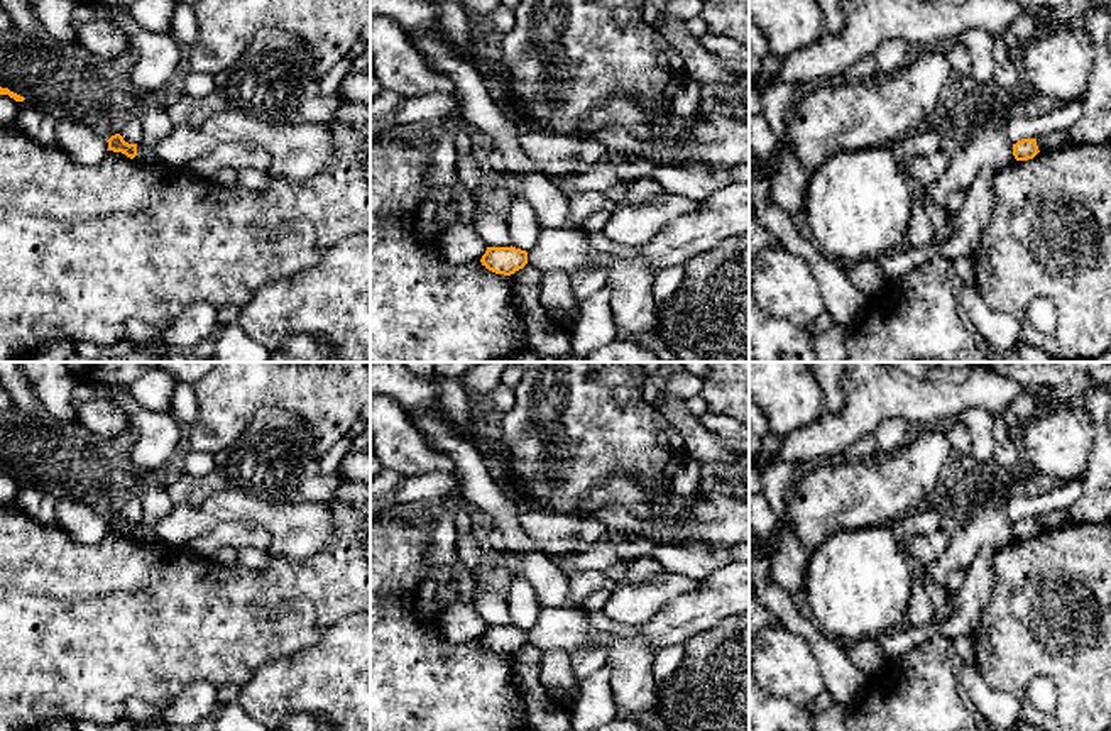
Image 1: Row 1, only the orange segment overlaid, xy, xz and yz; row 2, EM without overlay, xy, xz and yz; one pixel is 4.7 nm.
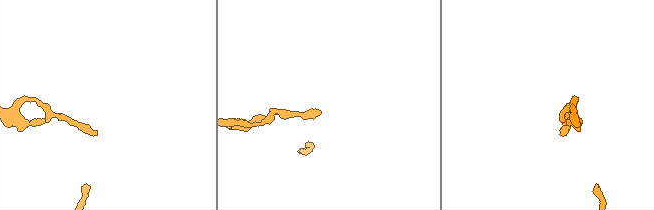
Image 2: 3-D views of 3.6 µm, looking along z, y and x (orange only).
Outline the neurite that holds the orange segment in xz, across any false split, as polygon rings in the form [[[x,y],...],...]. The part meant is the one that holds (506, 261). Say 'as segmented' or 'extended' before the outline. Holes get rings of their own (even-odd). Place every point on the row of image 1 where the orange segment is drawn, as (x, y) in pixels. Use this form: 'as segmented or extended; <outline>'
as segmented; [[[487,247],[482,266],[495,274],[511,276],[528,264],[528,252],[516,247]]]

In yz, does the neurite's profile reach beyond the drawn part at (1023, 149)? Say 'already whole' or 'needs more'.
already whole

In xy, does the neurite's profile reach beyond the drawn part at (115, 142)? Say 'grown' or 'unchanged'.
unchanged

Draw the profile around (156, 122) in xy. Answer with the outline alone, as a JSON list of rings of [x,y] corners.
[[[149,105],[142,113],[139,113],[142,122],[142,140],[137,144],[135,161],[156,161],[156,146],[172,130],[167,110],[161,105]]]

